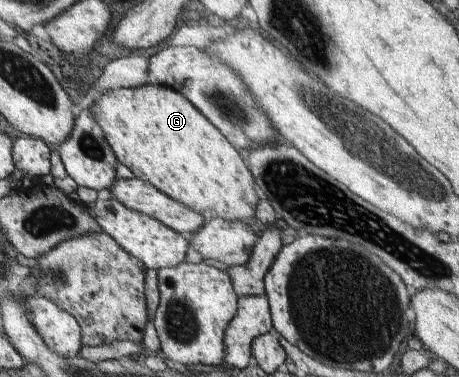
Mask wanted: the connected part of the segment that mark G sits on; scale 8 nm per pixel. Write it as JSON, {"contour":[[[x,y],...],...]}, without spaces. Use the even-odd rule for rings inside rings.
{"contour":[[[142,85],[108,90],[96,96],[90,109],[112,146],[117,161],[125,165],[134,177],[151,183],[174,201],[193,209],[206,222],[212,218],[222,218],[248,225],[254,223],[257,205],[261,201],[254,188],[256,177],[252,175],[240,151],[183,95],[166,86]]]}

